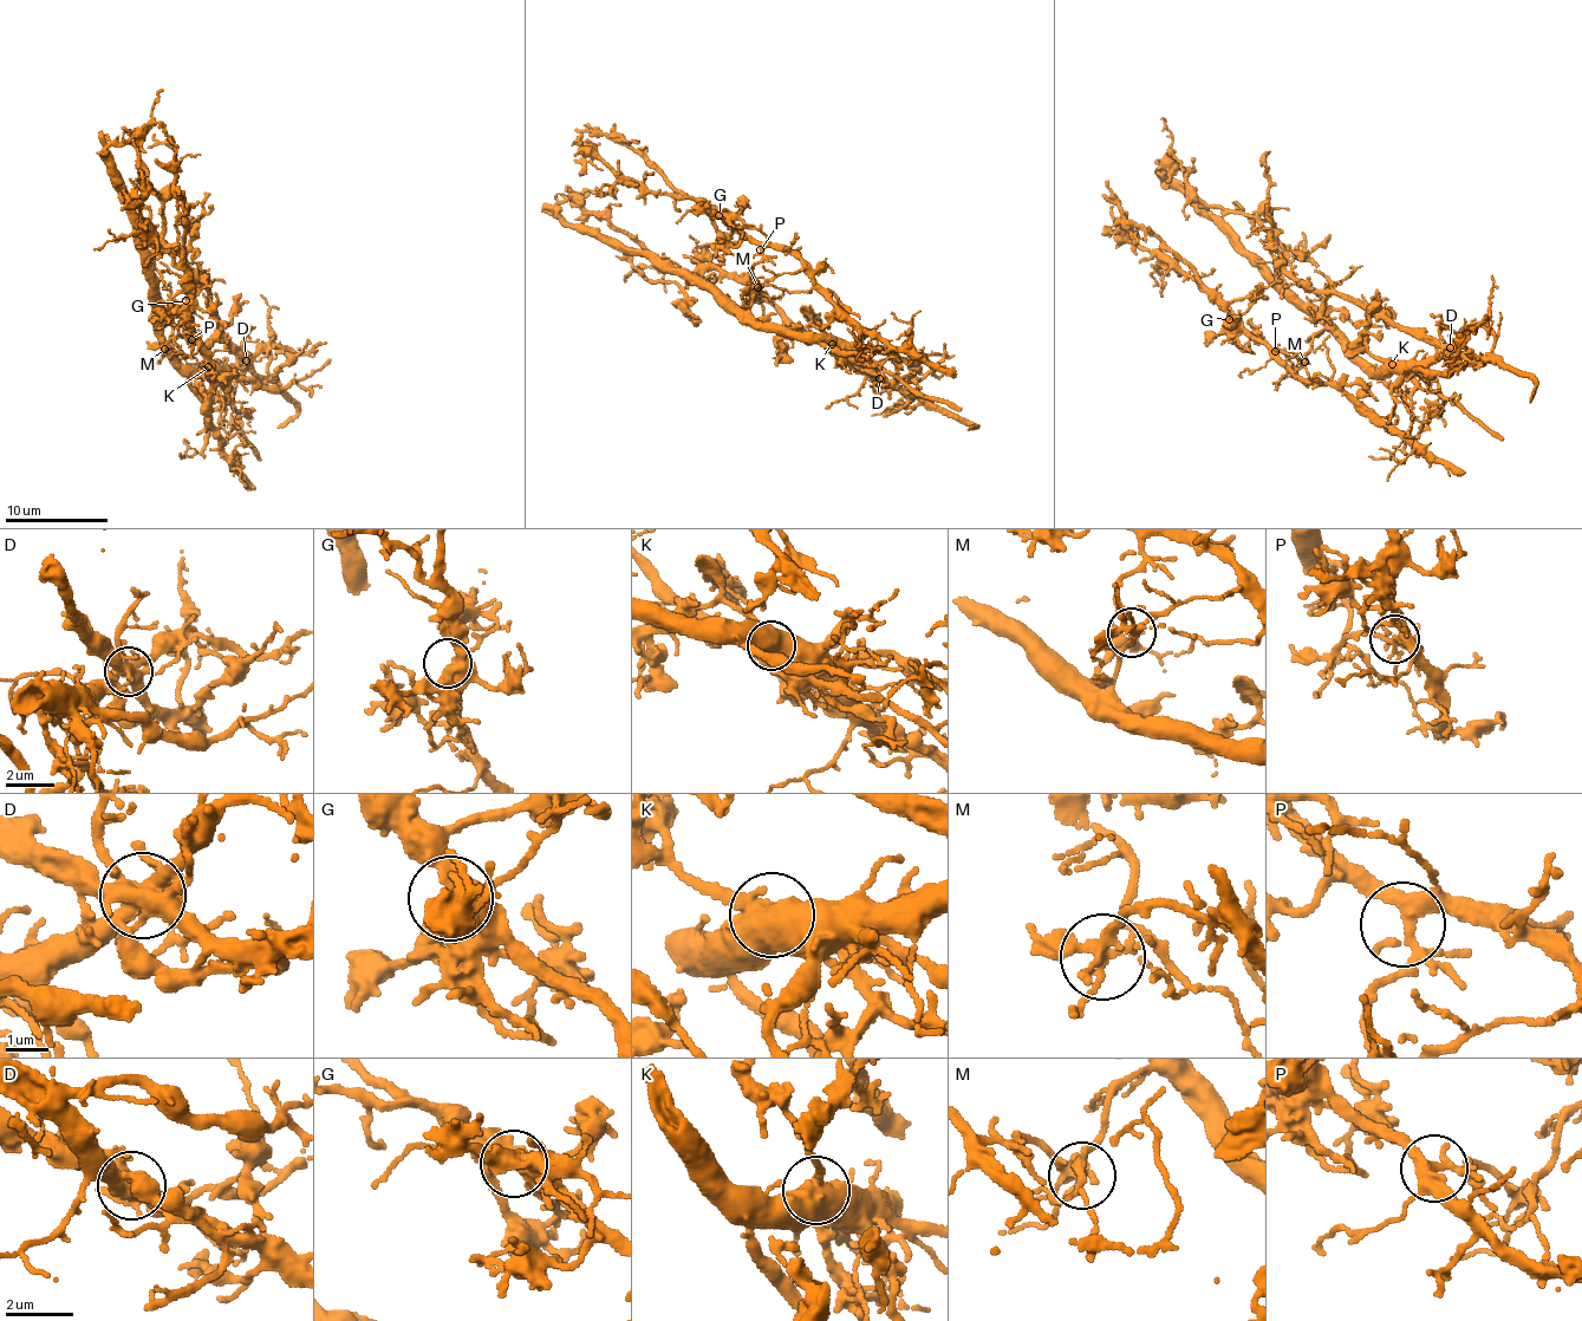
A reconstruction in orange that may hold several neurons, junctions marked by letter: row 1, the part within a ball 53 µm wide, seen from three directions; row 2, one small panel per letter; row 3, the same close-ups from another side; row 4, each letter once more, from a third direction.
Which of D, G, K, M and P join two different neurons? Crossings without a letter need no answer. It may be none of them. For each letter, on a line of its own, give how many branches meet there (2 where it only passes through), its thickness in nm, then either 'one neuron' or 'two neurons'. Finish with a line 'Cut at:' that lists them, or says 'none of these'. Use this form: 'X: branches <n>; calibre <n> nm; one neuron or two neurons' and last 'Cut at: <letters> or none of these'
D: branches 8; calibre 480 nm; two neurons
G: branches 3; calibre 440 nm; one neuron
K: branches 4; calibre 550 nm; two neurons
M: branches 7; calibre 200 nm; two neurons
P: branches 6; calibre 300 nm; one neuron
Cut at: D, K, M

